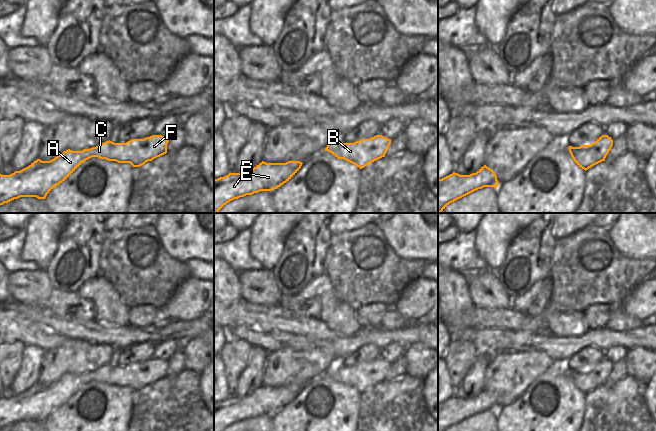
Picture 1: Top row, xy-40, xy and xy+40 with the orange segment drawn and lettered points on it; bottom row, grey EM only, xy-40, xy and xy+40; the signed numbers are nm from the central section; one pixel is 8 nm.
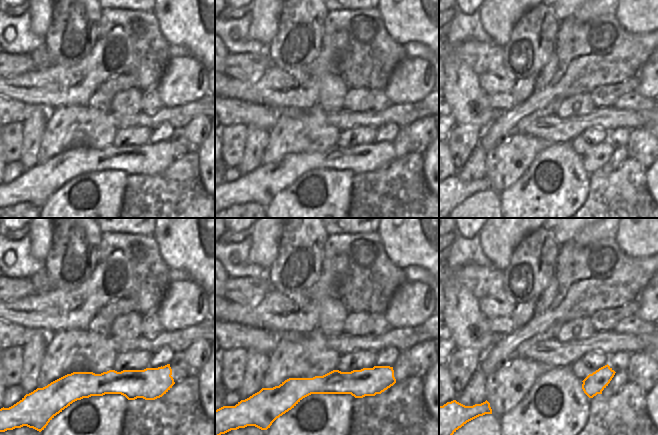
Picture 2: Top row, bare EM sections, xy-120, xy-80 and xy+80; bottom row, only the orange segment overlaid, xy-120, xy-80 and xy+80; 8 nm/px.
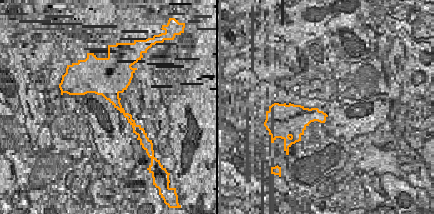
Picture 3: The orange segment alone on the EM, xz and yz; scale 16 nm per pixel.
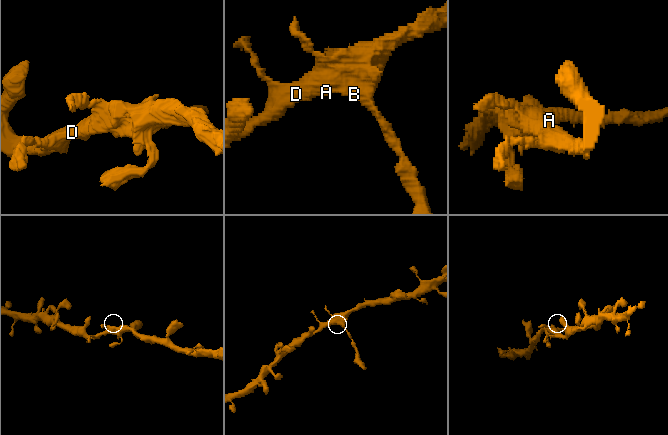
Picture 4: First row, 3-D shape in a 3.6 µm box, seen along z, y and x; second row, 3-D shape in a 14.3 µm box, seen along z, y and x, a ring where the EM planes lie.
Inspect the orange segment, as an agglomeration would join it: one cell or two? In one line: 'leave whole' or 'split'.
split

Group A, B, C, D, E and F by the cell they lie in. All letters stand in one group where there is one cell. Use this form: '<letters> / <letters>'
A B C D E / F

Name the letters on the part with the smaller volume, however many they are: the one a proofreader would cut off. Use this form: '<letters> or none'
F

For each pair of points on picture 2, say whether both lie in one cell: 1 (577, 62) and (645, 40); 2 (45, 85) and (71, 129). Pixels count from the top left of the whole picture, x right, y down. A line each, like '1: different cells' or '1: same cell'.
1: same cell
2: different cells

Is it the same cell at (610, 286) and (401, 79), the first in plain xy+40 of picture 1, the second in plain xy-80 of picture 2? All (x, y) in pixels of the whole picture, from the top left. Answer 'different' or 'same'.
different

